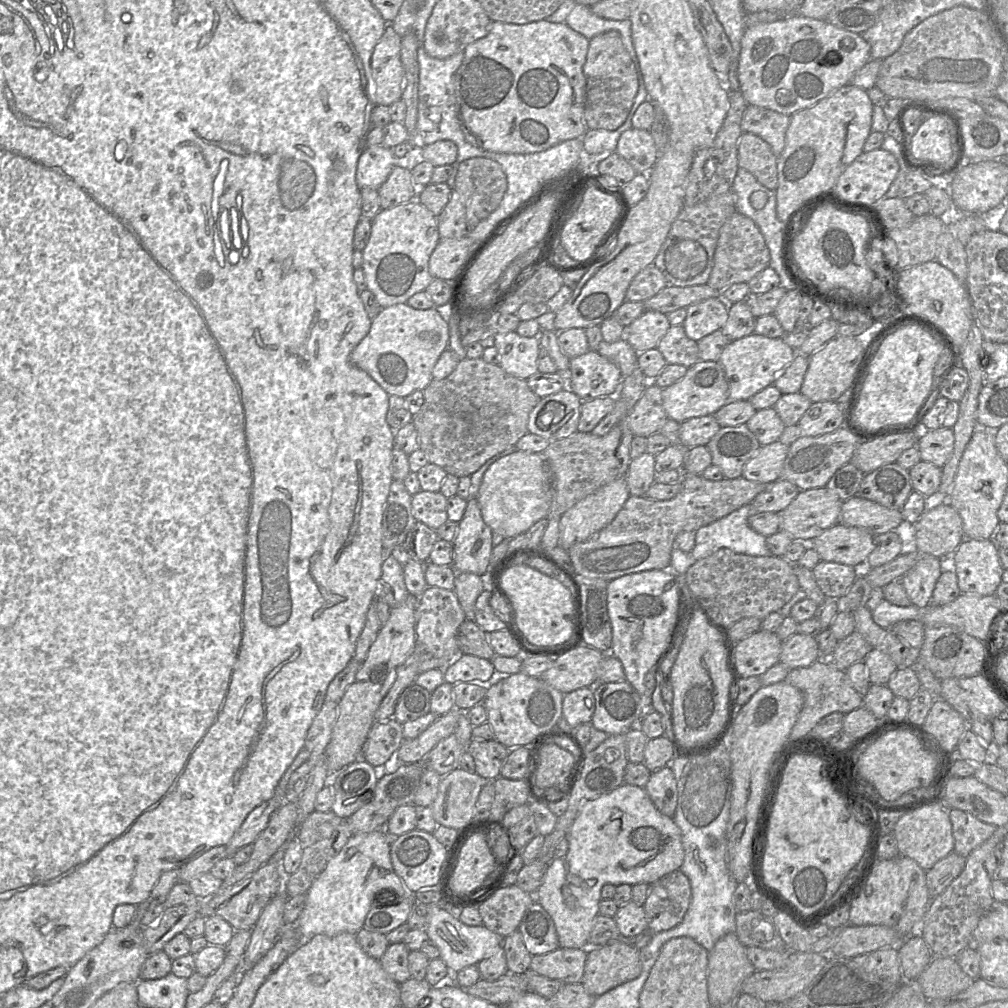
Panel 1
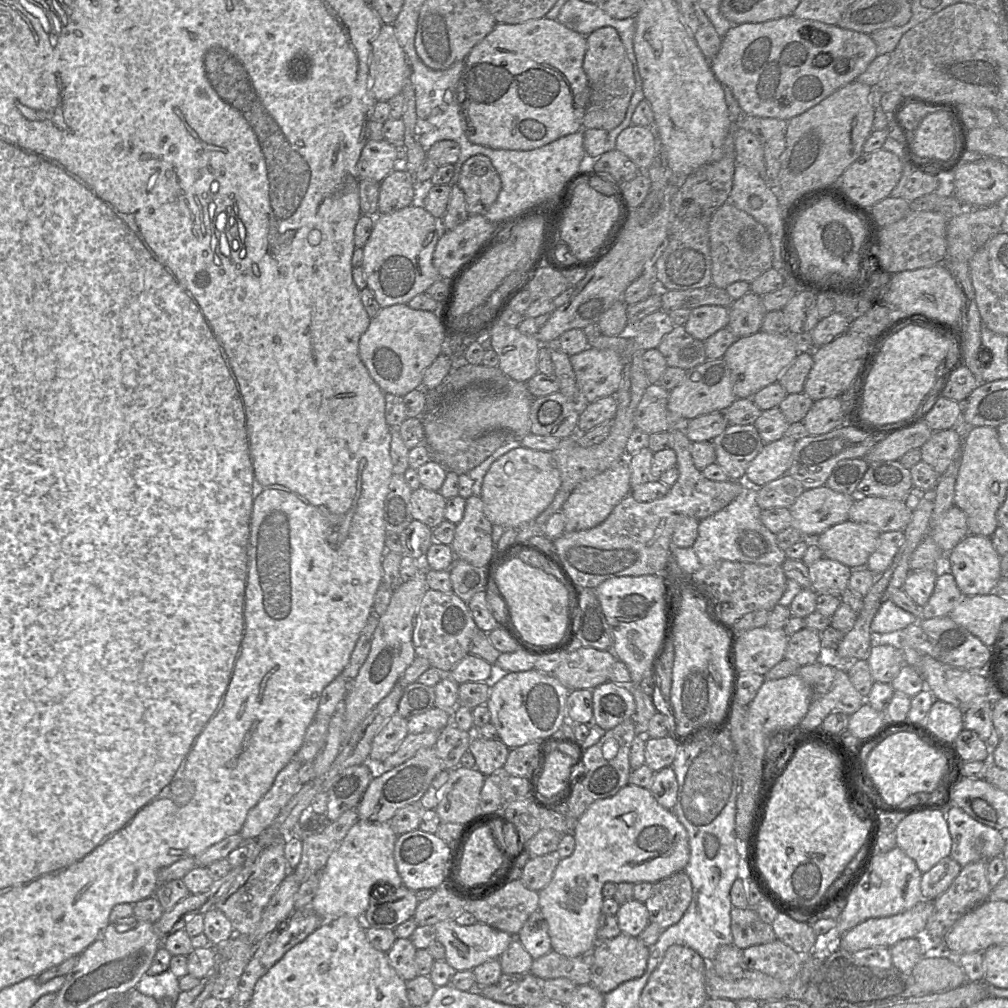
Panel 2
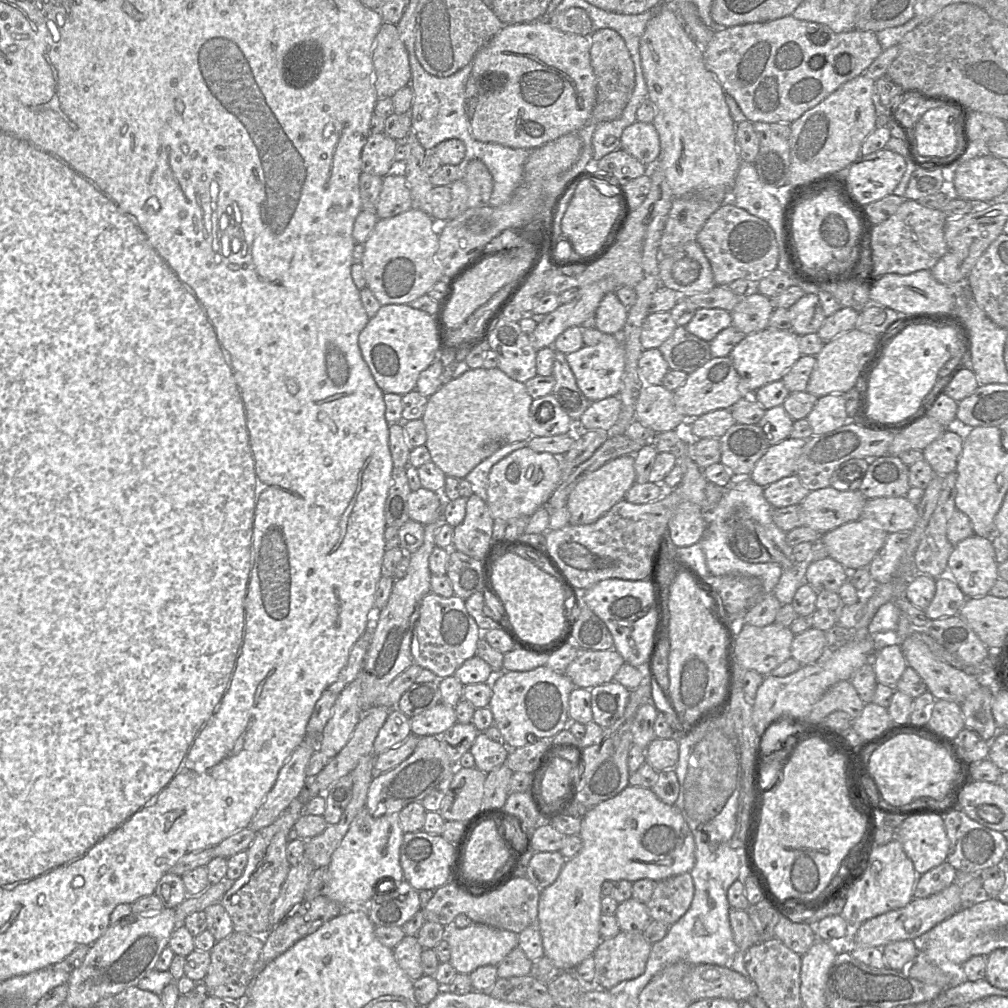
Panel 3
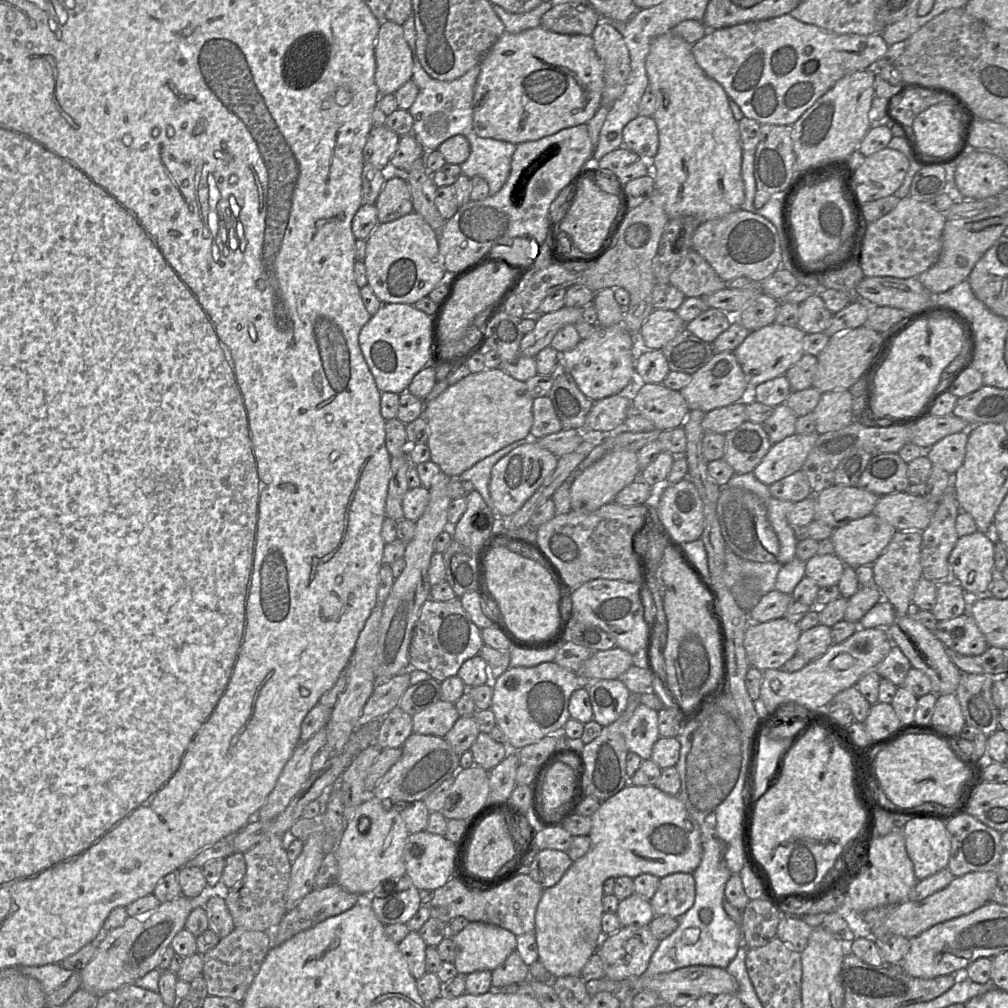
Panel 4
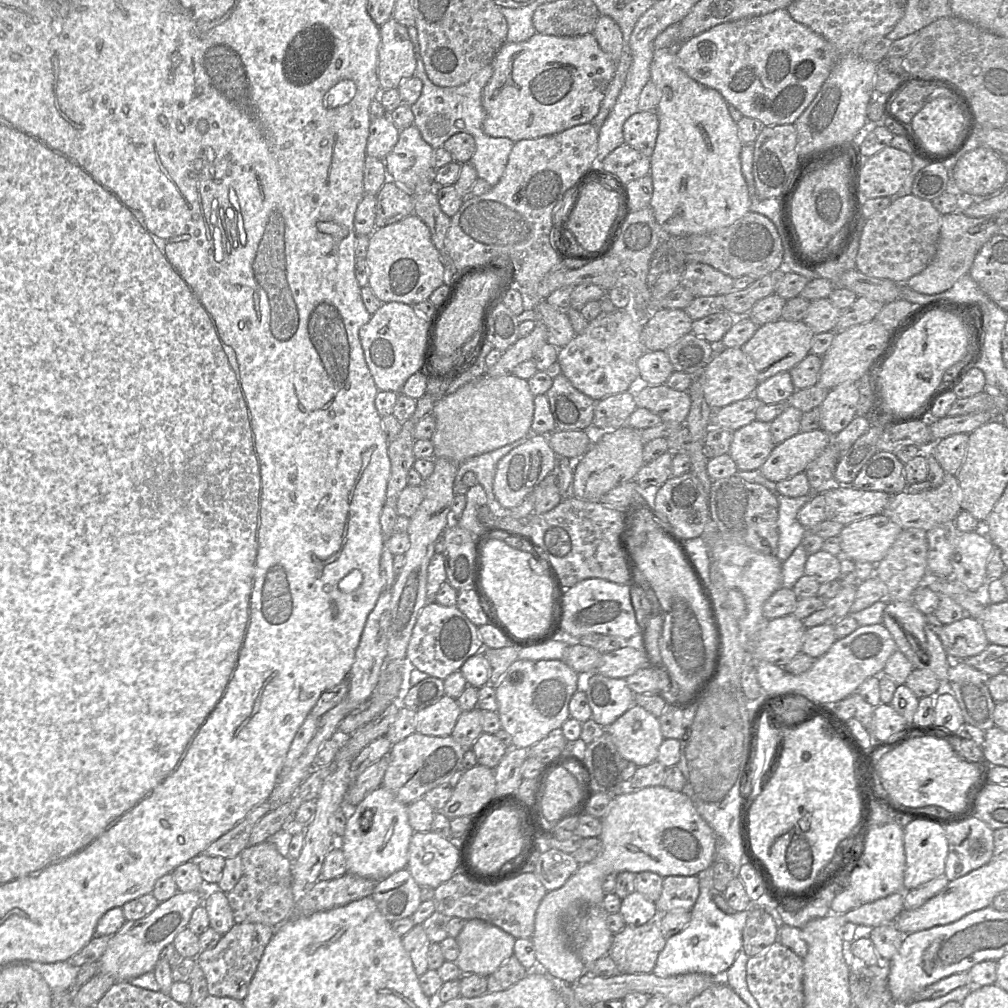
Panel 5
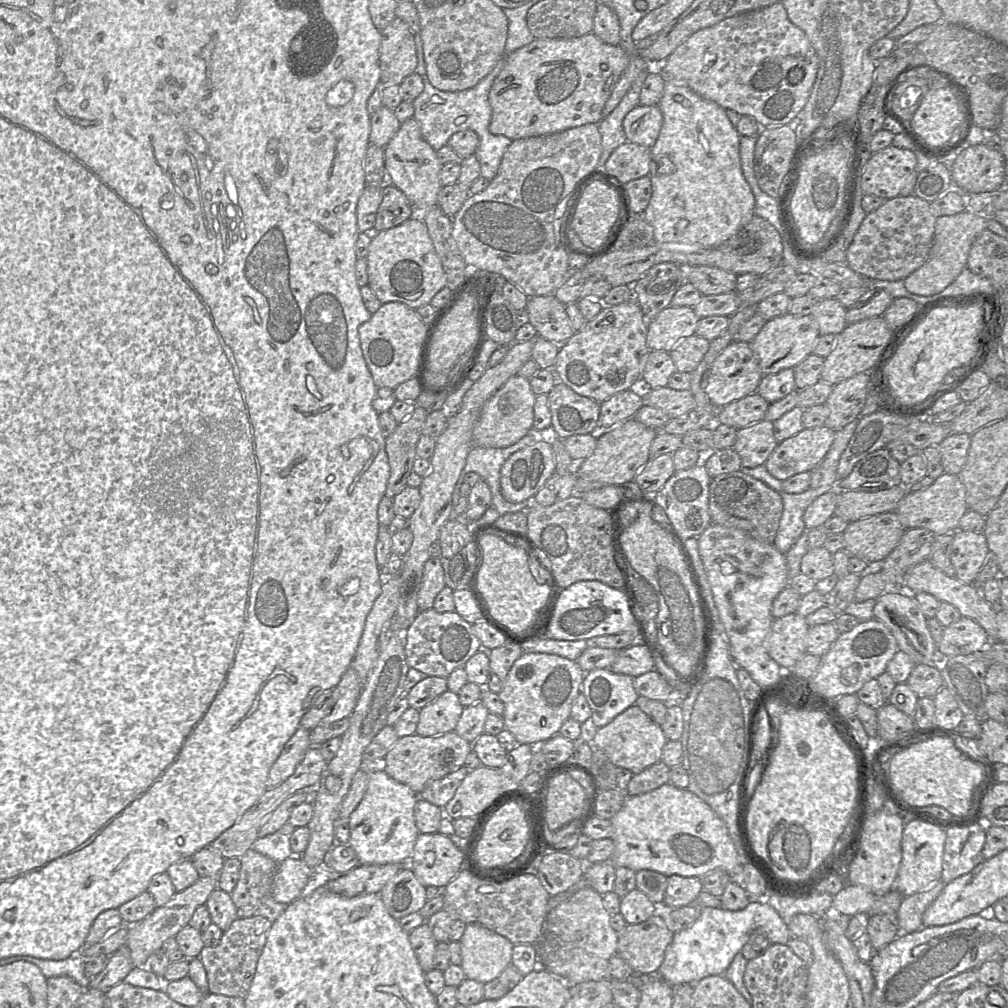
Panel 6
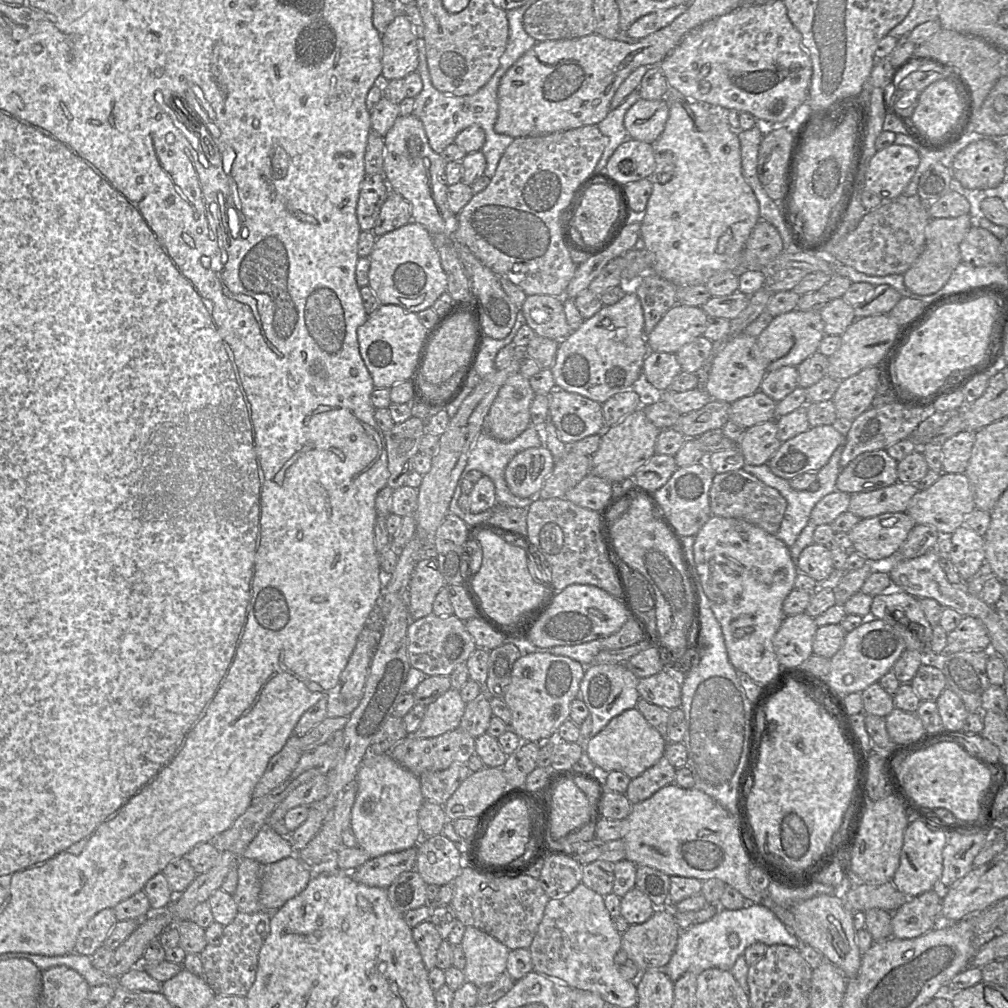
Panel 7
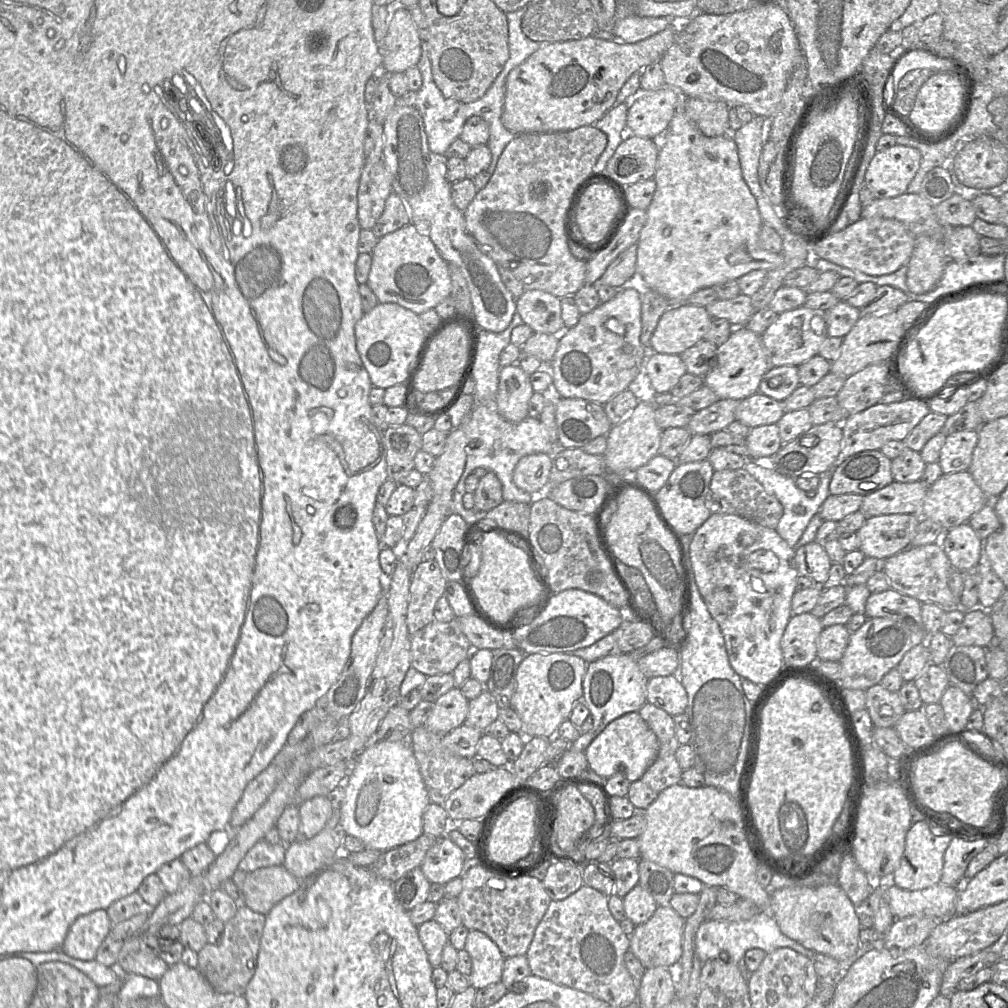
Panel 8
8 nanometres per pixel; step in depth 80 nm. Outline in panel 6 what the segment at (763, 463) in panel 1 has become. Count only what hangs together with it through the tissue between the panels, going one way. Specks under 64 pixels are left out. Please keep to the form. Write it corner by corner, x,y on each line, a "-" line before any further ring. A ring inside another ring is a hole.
822,426
804,428
778,443
764,466
776,479
785,481
802,472
818,467
829,451
836,431

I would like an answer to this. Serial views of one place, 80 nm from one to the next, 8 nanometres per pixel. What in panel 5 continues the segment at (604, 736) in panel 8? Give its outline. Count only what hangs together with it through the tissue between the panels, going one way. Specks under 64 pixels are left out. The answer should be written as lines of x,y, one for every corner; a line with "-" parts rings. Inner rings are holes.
634,705
612,724
605,728
611,736
620,756
633,762
637,767
646,766
657,761
658,751
665,739
660,728
659,719
639,705

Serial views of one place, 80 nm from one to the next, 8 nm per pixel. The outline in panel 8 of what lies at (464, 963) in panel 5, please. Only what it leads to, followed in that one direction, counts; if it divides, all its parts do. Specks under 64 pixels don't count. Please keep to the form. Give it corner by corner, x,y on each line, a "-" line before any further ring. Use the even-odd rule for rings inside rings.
469,930
464,950
472,962
470,985
476,990
501,982
505,957
494,941
479,930

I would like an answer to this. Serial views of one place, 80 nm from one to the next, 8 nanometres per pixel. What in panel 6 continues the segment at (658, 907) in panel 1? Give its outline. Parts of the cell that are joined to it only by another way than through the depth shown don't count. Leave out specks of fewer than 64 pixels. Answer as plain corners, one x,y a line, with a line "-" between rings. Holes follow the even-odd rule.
671,875
668,877
667,888
660,909
668,910
691,905
701,891
703,891
701,877

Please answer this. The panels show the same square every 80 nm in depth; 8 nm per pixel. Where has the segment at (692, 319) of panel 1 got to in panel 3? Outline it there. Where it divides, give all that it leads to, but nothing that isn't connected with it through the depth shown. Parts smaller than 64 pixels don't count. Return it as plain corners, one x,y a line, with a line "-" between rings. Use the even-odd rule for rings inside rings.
698,308
684,326
698,338
710,342
723,329
732,325
730,312
720,308

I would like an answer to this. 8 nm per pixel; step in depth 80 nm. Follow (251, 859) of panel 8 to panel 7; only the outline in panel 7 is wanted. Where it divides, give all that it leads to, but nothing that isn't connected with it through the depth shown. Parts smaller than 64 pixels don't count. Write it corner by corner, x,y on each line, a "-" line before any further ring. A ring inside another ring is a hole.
266,825
247,846
242,856
267,865
290,857
295,853
296,851
290,843
290,837
283,837

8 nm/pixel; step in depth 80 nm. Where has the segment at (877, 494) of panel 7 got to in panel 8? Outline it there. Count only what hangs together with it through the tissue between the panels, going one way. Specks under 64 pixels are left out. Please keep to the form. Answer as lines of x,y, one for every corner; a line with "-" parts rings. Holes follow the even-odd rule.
921,481
896,482
863,497
860,510
866,518
885,514
919,515
928,487

